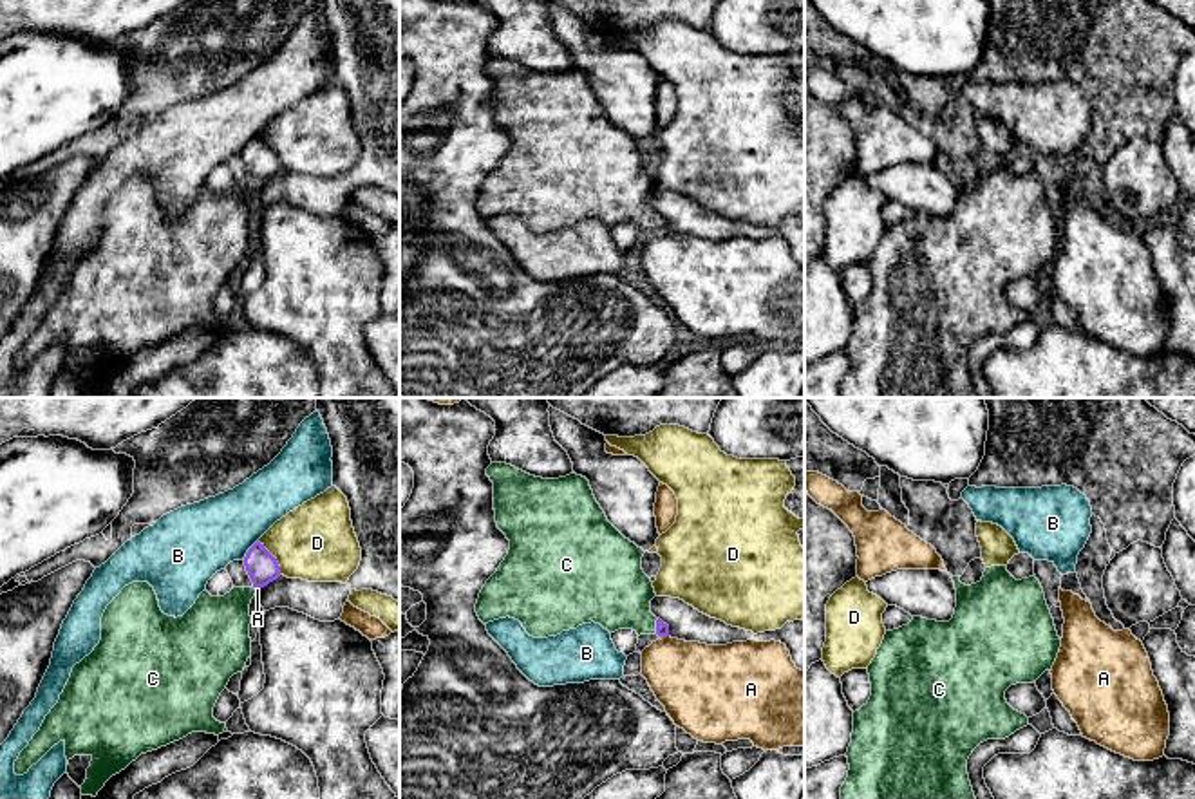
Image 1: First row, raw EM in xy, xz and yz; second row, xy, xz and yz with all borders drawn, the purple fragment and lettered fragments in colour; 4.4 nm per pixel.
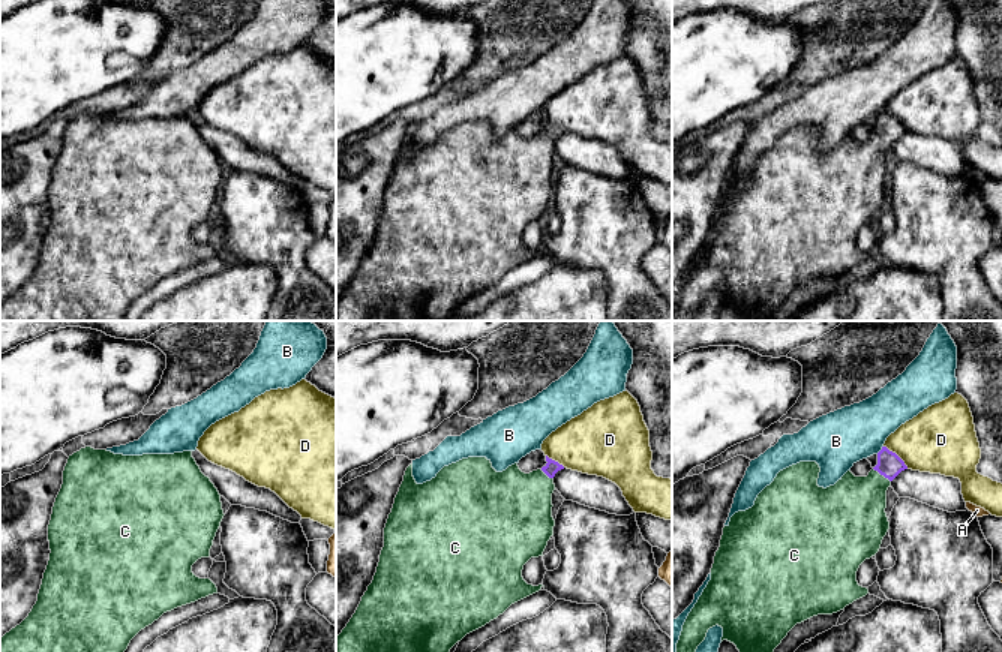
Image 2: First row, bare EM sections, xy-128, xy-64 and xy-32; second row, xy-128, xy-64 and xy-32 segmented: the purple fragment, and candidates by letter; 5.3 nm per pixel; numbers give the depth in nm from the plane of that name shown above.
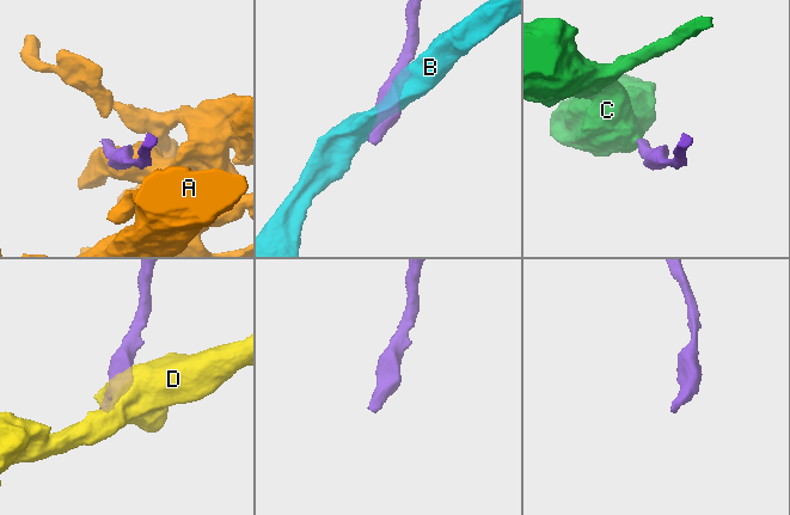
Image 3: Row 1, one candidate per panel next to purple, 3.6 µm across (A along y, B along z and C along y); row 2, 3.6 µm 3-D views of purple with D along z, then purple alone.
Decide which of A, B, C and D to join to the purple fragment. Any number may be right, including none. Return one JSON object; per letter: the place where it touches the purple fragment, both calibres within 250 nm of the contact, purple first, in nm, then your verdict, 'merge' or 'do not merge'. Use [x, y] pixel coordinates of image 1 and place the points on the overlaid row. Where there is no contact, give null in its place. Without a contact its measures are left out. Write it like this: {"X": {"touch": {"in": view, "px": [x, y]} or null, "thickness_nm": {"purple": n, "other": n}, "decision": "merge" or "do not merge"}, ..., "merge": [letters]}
{"A": {"touch": {"in": "xz", "px": [664, 635]}, "thickness_nm": {"purple": 60, "other": 360}, "decision": "do not merge"}, "B": {"touch": {"in": "xy", "px": [248, 550]}, "thickness_nm": {"purple": 140, "other": 340}, "decision": "do not merge"}, "C": {"touch": {"in": "xz", "px": [657, 626]}, "thickness_nm": {"purple": 60, "other": 320}, "decision": "merge"}, "D": {"touch": {"in": "xy", "px": [273, 557]}, "thickness_nm": {"purple": 140, "other": 340}, "decision": "do not merge"}, "merge": ["C"]}

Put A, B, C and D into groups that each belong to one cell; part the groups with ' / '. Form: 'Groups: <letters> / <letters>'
Groups: A / B / C / D

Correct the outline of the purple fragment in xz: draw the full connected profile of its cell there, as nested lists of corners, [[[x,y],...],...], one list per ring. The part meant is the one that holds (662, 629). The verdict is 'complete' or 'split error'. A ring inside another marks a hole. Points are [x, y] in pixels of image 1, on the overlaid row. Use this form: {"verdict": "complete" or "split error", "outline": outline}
{"verdict": "split error", "outline": [[[492,463],[486,475],[494,483],[495,522],[510,540],[510,550],[479,593],[475,613],[483,624],[510,616],[519,620],[533,638],[557,636],[591,622],[609,633],[633,629],[638,636],[669,636],[669,625],[651,613],[656,593],[642,569],[645,551],[607,521],[586,477],[573,472],[559,479],[542,479],[506,463]]]}

